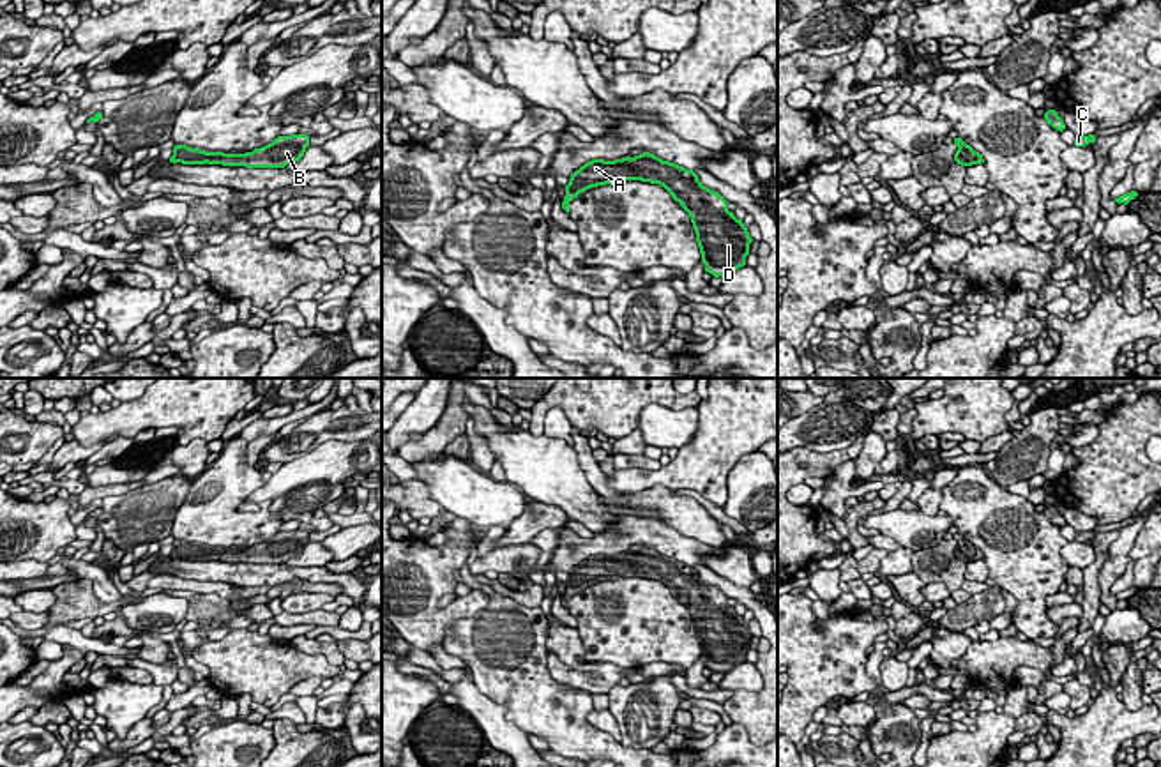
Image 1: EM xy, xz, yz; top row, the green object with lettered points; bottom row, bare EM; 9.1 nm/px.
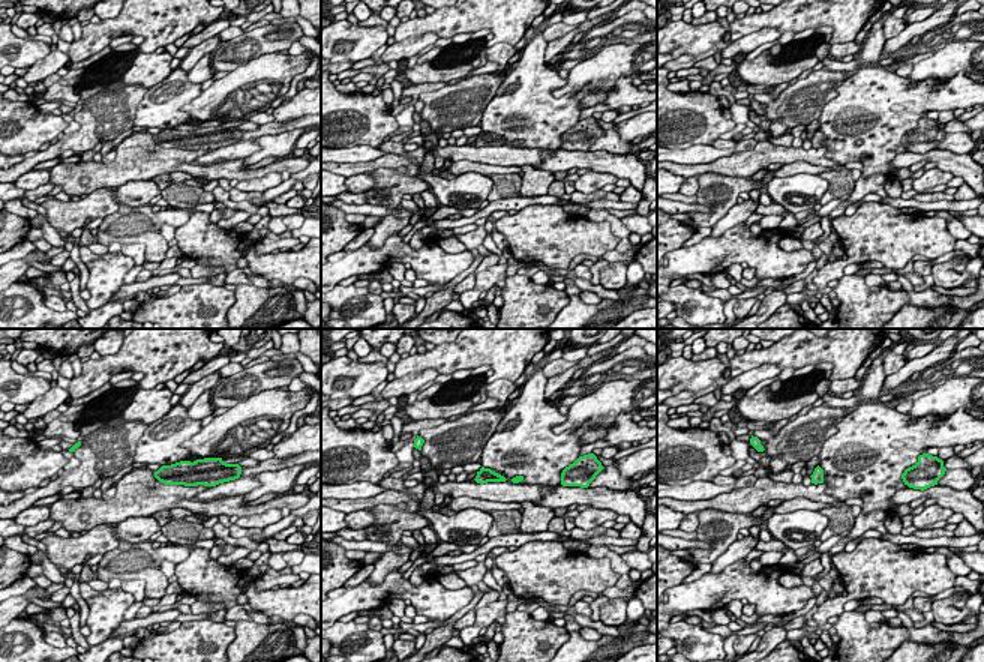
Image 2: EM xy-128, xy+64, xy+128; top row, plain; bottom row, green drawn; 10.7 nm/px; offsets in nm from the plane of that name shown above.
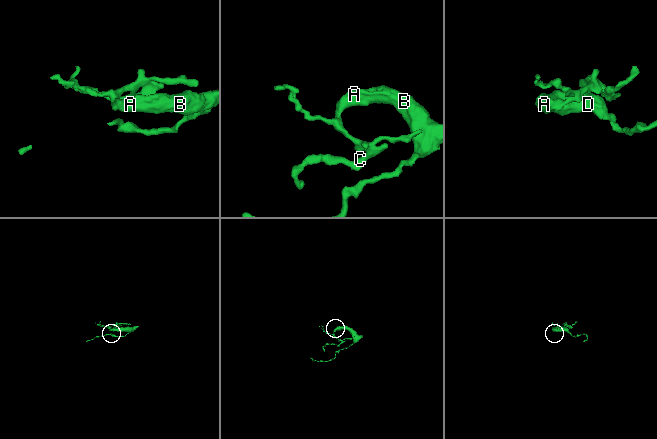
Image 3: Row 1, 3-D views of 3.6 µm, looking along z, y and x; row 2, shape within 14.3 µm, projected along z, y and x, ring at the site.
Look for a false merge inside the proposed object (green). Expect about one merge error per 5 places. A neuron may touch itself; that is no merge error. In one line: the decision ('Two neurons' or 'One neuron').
One neuron

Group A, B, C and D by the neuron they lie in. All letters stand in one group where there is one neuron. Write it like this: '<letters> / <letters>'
A B C D

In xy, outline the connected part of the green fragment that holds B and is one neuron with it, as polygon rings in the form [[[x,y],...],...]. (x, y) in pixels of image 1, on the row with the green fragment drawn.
[[[307,134],[277,136],[272,143],[246,154],[205,152],[187,145],[175,145],[170,163],[285,168],[292,161],[300,161],[307,147]]]

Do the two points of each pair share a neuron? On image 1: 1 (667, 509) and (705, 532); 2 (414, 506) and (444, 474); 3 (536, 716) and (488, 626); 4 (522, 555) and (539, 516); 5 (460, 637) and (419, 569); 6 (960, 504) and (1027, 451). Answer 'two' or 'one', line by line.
1: one
2: two
3: one
4: two
5: two
6: two

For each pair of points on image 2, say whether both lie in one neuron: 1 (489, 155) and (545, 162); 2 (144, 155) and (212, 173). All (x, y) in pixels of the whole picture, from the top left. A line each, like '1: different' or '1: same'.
1: same
2: different

